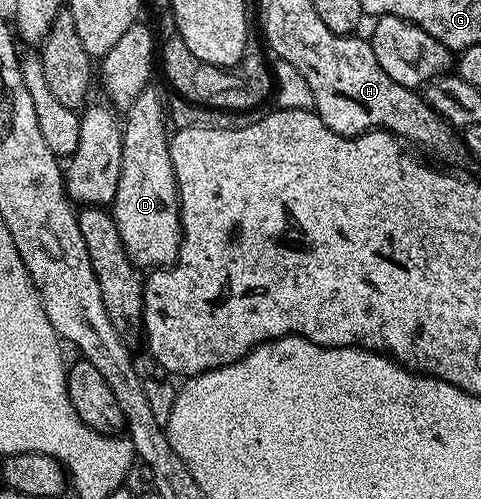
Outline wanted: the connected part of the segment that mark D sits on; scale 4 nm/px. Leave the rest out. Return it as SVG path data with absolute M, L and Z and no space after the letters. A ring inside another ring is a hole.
M148 85L141 93L137 93L133 105L125 108L125 122L122 124L121 181L117 181L115 202L109 207L121 233L121 241L135 266L140 269L162 269L174 263L179 258L179 242L183 239L183 226L179 220L179 190L173 173L169 130L167 131L166 126L168 127L165 122L164 96L159 96L154 91L154 86Z

